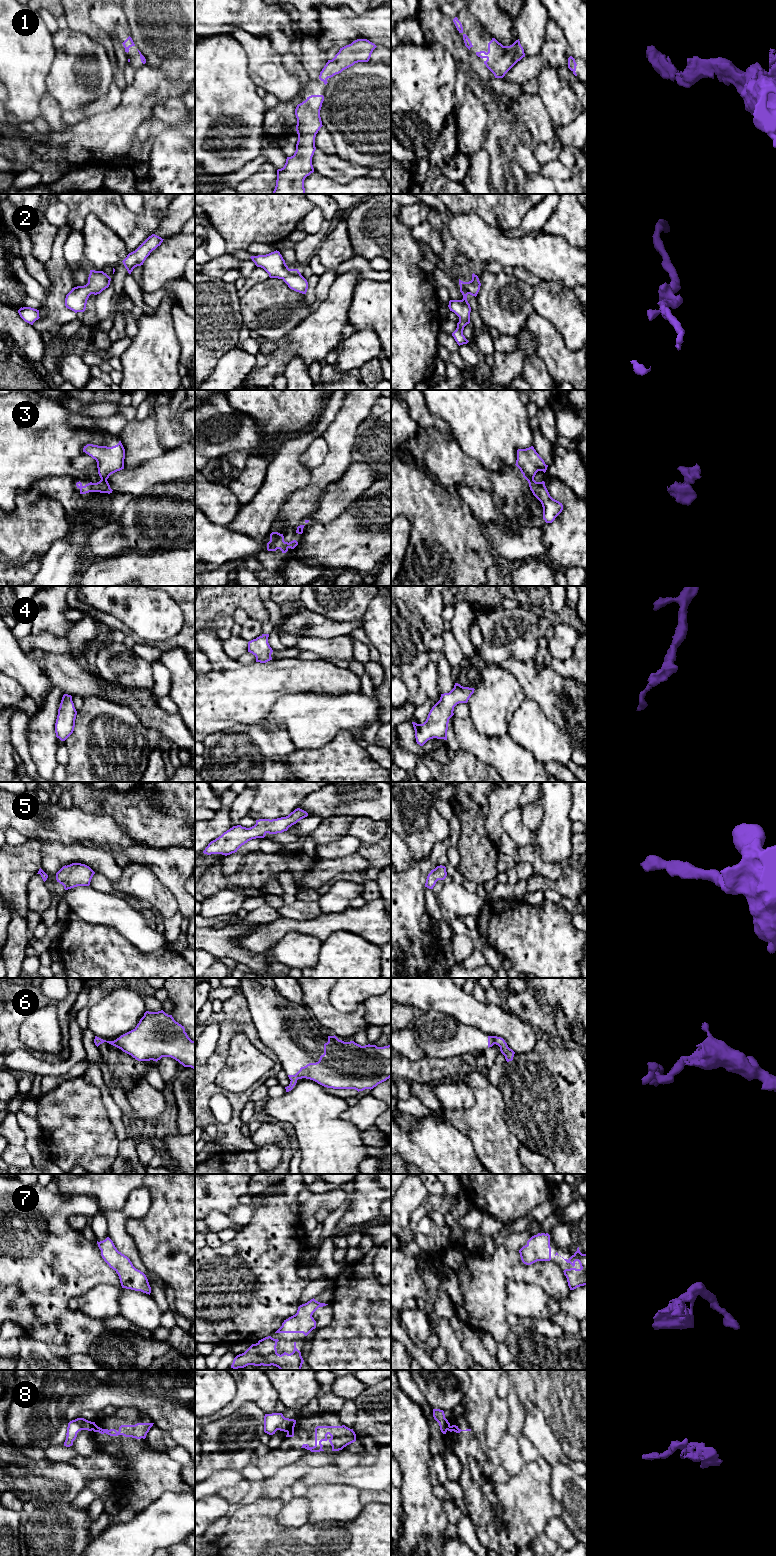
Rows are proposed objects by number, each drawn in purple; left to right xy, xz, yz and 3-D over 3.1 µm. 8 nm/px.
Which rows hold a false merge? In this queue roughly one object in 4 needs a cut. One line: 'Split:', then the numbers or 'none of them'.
Split: 3, 8

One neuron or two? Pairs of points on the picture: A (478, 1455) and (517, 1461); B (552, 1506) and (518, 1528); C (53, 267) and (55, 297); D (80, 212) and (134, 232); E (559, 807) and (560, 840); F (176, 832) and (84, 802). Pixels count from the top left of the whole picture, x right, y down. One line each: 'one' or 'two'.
A: two
B: one
C: one
D: one
E: one
F: one

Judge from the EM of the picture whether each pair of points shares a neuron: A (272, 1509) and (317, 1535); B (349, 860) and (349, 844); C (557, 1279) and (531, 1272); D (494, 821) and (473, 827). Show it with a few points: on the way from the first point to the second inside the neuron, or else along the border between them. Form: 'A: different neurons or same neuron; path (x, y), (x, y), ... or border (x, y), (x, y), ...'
A: same neuron; path (272, 1524), (283, 1535), (302, 1535)
B: different neurons; border (356, 852), (326, 859)
C: same neuron; path (551, 1279), (548, 1276), (537, 1277)
D: different neurons; border (487, 801), (485, 828), (494, 845)

